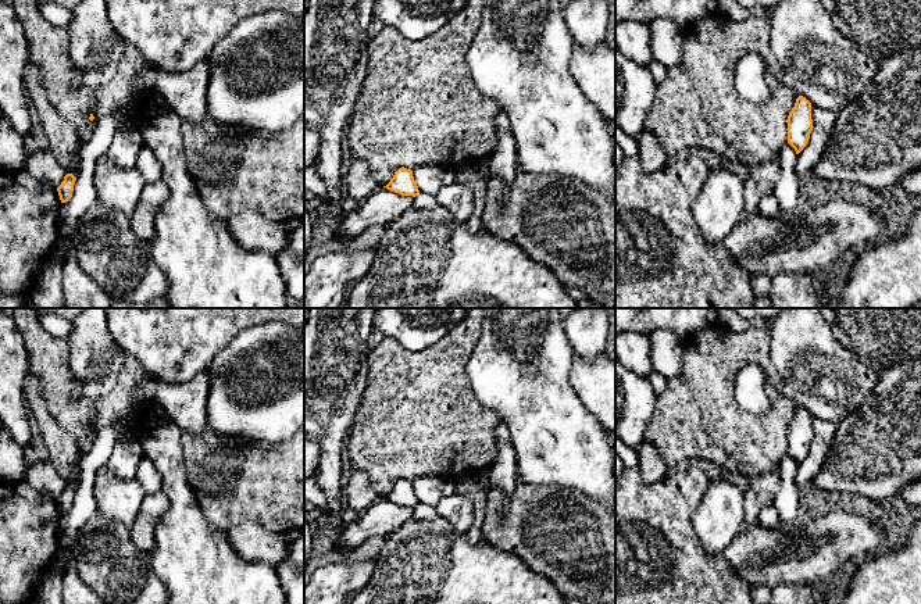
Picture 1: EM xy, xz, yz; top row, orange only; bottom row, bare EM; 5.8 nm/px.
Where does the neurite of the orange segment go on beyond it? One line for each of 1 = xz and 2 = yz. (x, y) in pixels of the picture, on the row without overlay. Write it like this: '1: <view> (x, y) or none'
1: none
2: none

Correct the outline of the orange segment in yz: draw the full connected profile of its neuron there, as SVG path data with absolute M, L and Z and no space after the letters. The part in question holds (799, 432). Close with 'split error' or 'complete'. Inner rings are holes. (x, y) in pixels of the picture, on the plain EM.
M799 407L788 426L788 454L799 465L808 454L813 442L811 414Z | complete

